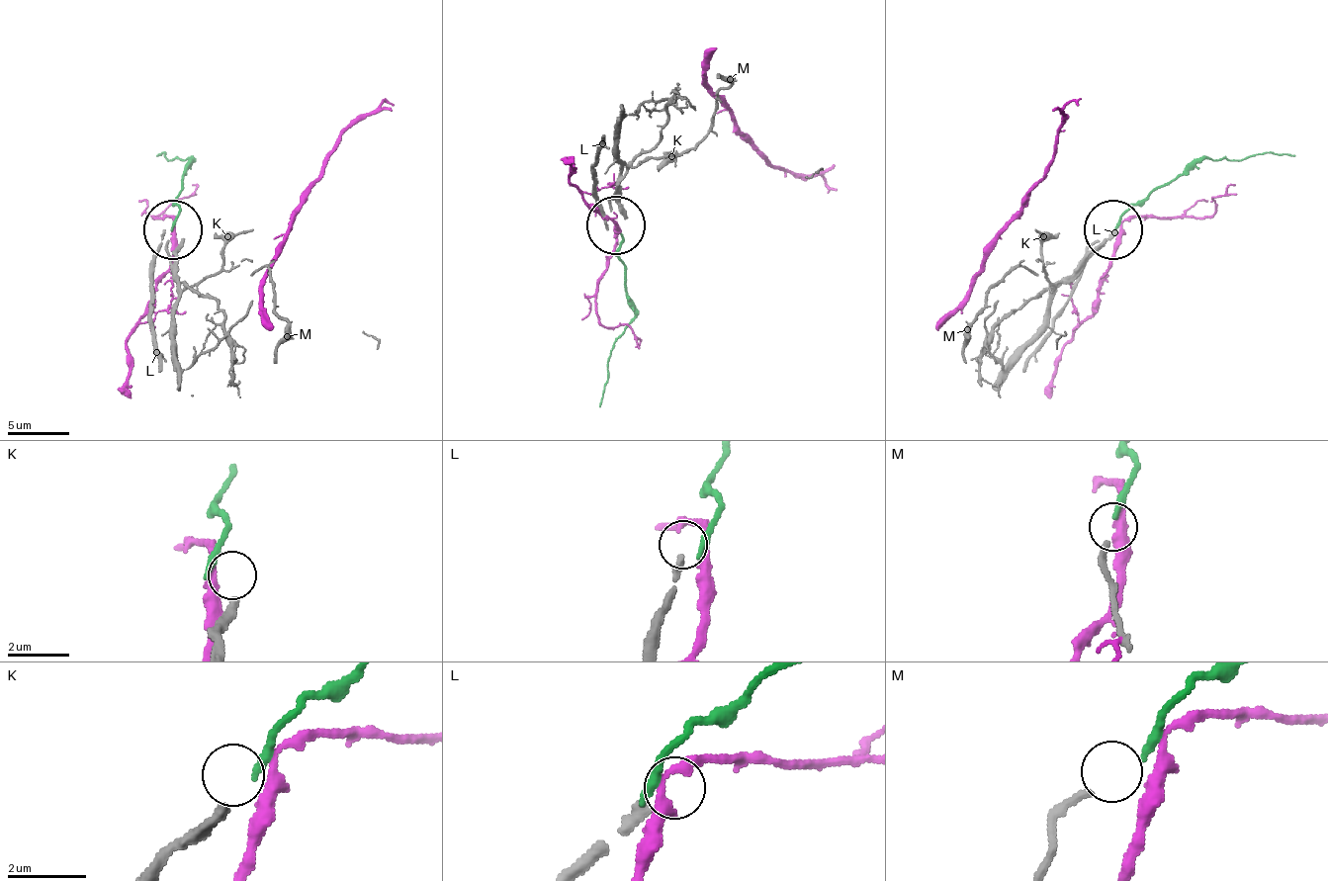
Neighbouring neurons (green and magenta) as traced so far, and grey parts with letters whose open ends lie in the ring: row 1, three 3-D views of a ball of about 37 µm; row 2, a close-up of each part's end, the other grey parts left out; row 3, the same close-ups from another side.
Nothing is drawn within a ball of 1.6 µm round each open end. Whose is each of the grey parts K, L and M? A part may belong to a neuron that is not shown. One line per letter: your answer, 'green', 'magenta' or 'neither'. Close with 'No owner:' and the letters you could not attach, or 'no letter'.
K: neither
L: neither
M: green
No owner: K, L

